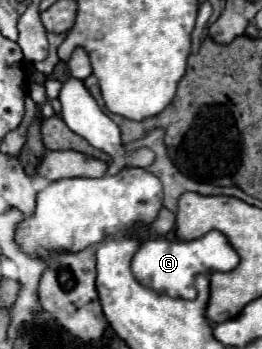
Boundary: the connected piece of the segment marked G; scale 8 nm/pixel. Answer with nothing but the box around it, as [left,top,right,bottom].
[132,231,240,299]

